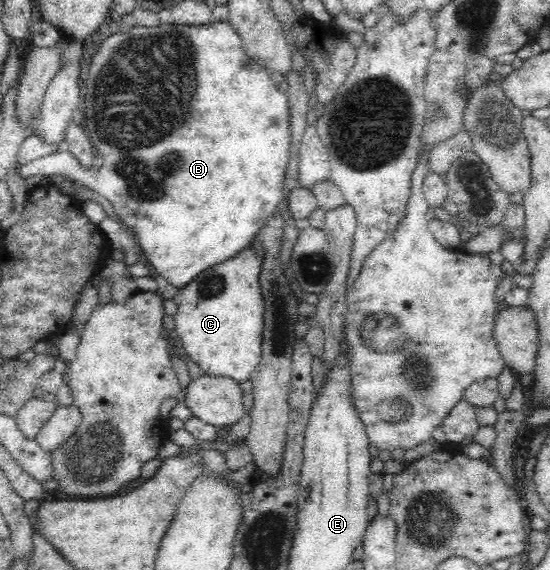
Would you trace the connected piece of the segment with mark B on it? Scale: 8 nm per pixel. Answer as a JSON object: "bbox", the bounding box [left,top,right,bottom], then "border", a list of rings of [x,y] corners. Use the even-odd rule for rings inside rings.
{"bbox":[17,20,293,288],"border":[[[214,20],[203,25],[159,24],[147,27],[137,24],[132,28],[127,27],[119,33],[109,35],[99,47],[99,51],[95,53],[93,63],[89,67],[89,77],[87,77],[87,87],[85,87],[85,103],[87,103],[87,109],[85,109],[85,119],[83,119],[85,125],[83,126],[86,135],[89,136],[95,152],[105,160],[105,165],[99,169],[99,173],[77,175],[81,171],[73,171],[73,167],[69,167],[68,147],[62,145],[55,153],[33,159],[21,167],[17,174],[25,179],[34,176],[42,176],[46,179],[51,175],[63,175],[74,181],[79,181],[83,186],[96,191],[99,196],[109,200],[121,218],[123,227],[133,228],[139,236],[138,247],[143,259],[149,260],[157,273],[161,274],[174,288],[185,287],[195,275],[201,274],[201,271],[207,271],[207,269],[235,257],[242,250],[244,251],[261,227],[267,223],[269,217],[279,209],[286,197],[284,188],[287,169],[292,159],[290,152],[293,144],[292,132],[289,128],[291,127],[291,112],[289,112],[287,94],[286,91],[279,88],[277,81],[272,81],[269,69],[258,64],[255,59],[245,53],[243,38],[237,29],[231,26],[229,20]],[[133,175],[141,175],[145,179],[145,183],[143,185],[135,185],[135,183],[121,185],[121,179],[131,179]]]}

